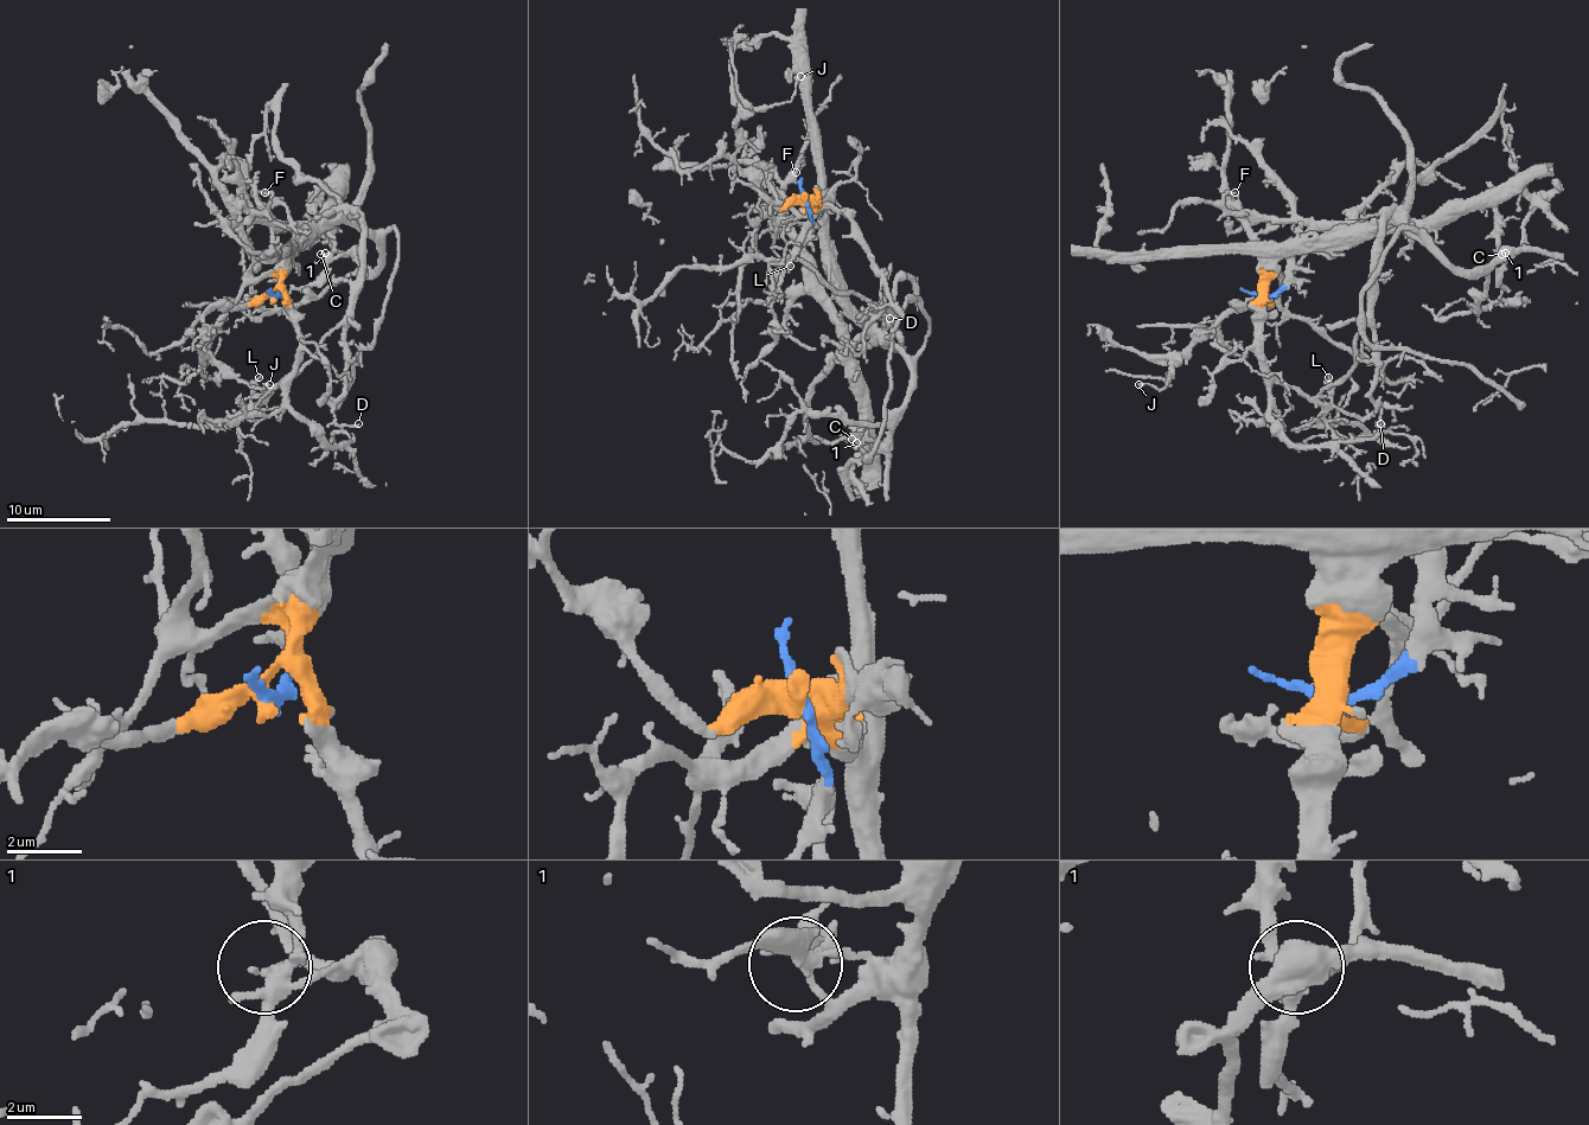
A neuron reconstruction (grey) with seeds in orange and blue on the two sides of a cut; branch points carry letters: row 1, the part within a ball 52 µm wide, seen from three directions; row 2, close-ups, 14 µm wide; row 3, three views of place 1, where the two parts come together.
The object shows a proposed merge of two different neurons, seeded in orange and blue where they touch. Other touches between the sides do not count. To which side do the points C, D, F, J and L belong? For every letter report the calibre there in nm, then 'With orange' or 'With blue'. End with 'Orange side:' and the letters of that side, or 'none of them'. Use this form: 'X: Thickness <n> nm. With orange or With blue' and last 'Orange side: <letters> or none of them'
C: Thickness 110 nm. With orange
D: Thickness 130 nm. With orange
F: Thickness 100 nm. With blue
J: Thickness 180 nm. With orange
L: Thickness 190 nm. With orange
Orange side: C, D, J, L

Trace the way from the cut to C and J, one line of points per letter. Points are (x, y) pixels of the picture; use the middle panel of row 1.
C: (804, 199), (819, 218), (835, 288), (911, 370), (911, 388), (895, 427), (882, 442), (867, 453), (850, 438)
J: (804, 199), (787, 199), (778, 208), (735, 160), (735, 123), (748, 110), (787, 100), (801, 76)

